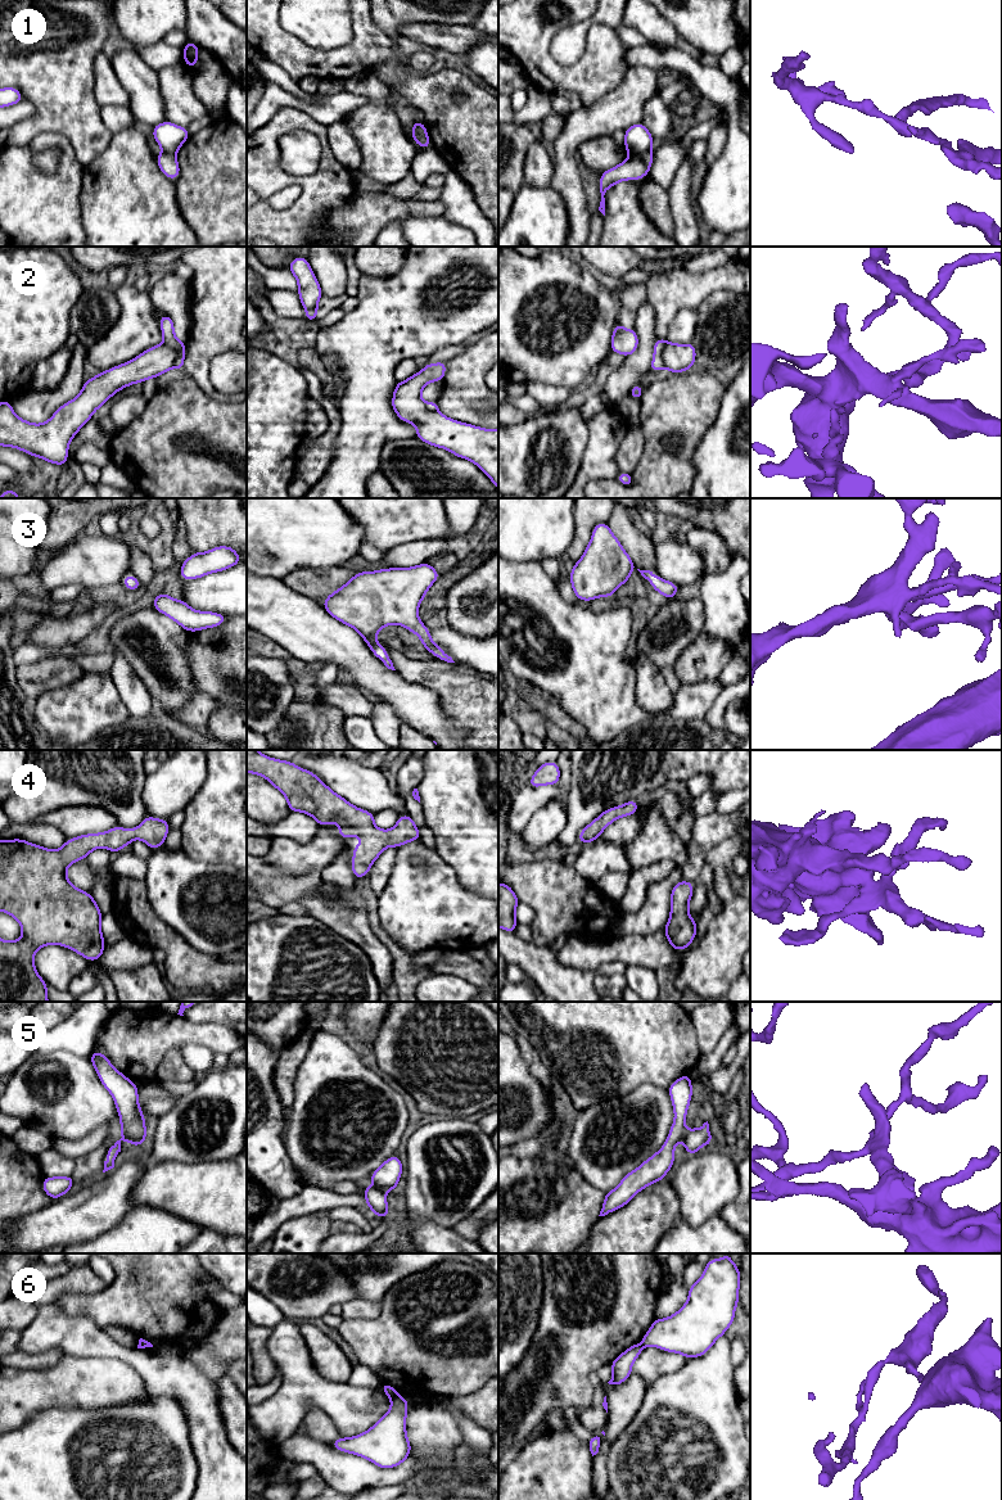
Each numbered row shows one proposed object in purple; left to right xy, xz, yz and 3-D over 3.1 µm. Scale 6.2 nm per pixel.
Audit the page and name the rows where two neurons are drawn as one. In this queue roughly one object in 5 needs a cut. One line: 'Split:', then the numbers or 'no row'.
Split: 1, 2, 6

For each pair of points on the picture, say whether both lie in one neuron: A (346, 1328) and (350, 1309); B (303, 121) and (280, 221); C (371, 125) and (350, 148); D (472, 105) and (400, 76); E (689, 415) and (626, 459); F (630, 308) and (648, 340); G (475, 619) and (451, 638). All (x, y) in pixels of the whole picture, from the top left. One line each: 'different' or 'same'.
A: different
B: same
C: different
D: same
E: different
F: different
G: different

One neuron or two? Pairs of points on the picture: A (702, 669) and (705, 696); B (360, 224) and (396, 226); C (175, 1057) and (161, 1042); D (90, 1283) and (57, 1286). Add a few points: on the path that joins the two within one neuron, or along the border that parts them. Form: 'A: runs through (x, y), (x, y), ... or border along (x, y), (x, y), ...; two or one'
A: border along (716, 678), (681, 685); two
B: border along (401, 218), (391, 221), (379, 233); two
C: border along (176, 1048), (172, 1048), (159, 1063), (158, 1078); two
D: runs through (82, 1283), (64, 1283); one

